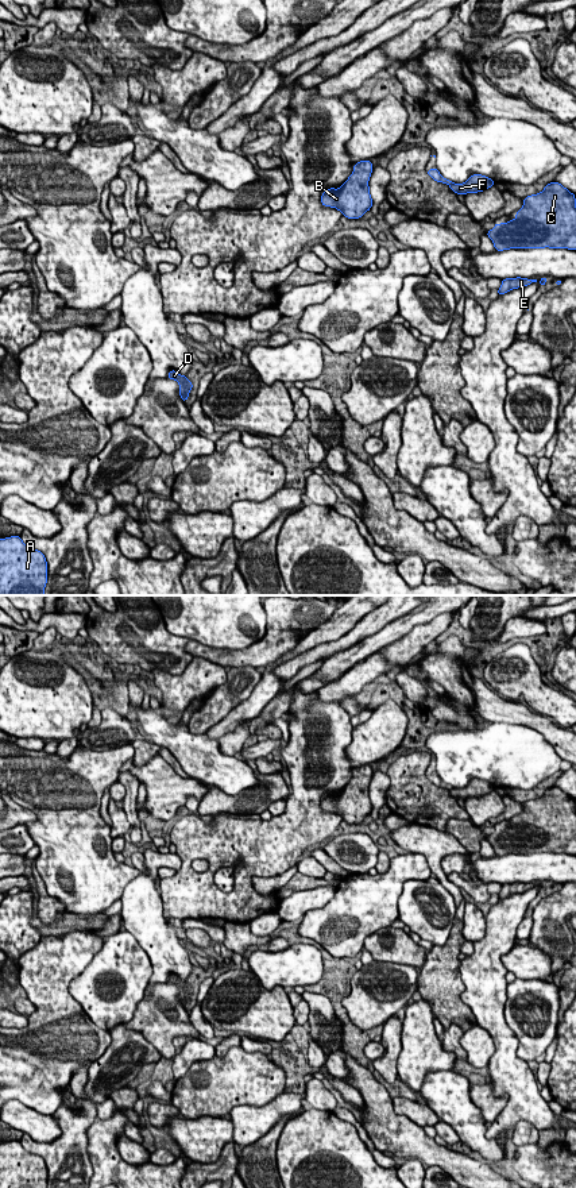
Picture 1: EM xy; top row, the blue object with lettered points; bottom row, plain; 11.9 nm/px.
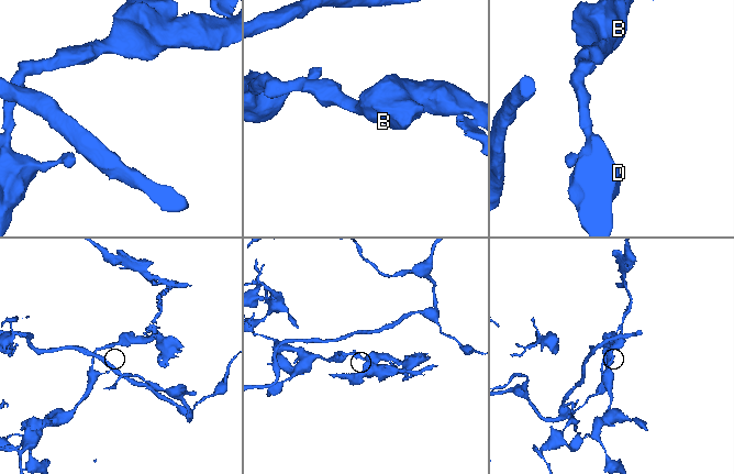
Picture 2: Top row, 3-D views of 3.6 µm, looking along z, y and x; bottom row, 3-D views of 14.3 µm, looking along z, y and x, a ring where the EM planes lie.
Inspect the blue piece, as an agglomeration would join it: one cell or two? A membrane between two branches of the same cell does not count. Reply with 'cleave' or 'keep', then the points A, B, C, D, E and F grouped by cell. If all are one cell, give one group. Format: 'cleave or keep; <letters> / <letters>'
cleave; A B D F / C E

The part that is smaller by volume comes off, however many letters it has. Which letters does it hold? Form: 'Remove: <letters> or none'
Remove: C, E

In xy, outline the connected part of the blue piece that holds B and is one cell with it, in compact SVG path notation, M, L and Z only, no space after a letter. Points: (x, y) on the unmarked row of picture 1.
M370 764L355 768L353 778L339 794L324 795L321 809L336 813L348 824L360 824L372 811L368 791L372 774Z

